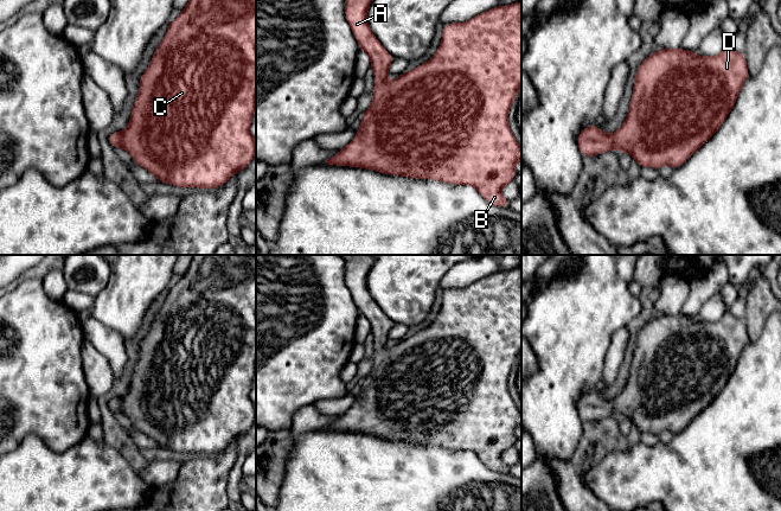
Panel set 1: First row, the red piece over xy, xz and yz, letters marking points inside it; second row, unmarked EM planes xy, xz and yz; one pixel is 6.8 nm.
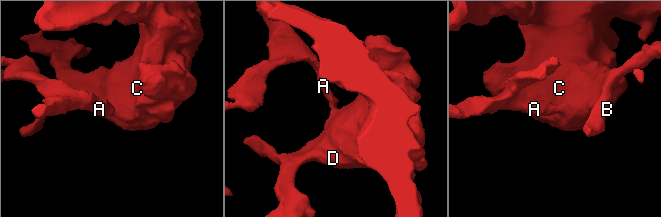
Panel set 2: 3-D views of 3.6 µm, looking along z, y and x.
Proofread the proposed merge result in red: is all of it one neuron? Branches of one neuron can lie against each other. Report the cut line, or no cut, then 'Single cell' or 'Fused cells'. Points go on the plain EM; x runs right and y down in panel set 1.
No split. Single cell

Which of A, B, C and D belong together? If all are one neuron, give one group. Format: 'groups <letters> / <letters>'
groups A B C D

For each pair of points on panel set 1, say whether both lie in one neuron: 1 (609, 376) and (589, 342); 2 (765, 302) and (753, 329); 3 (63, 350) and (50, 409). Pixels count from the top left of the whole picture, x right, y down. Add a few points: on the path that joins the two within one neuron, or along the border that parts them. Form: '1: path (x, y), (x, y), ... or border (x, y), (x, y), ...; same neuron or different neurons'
1: border (610, 338), (600, 378); different neurons
2: path (759, 308), (754, 323); same neuron
3: path (50, 364), (50, 395); same neuron

